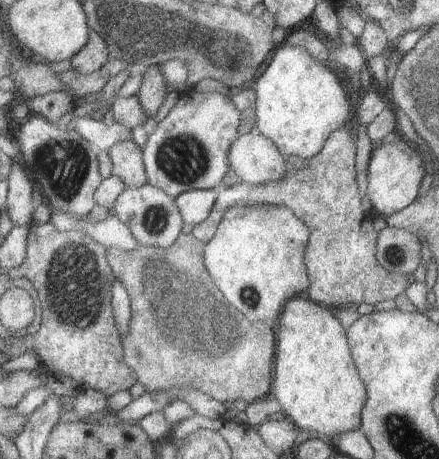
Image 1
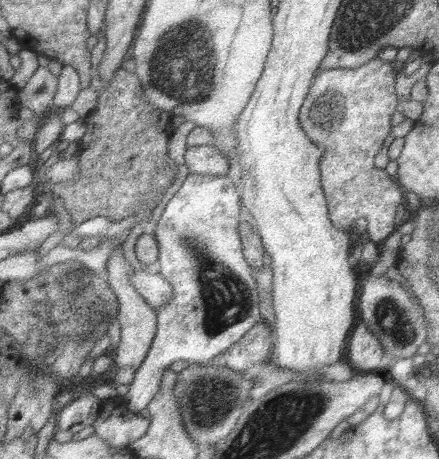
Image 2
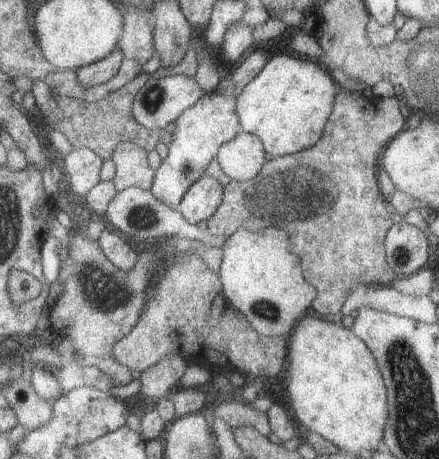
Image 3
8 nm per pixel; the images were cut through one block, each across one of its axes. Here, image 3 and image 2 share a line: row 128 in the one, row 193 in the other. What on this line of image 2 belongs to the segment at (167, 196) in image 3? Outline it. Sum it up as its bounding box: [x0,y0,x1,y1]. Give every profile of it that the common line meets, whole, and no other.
[123,174,261,414]

